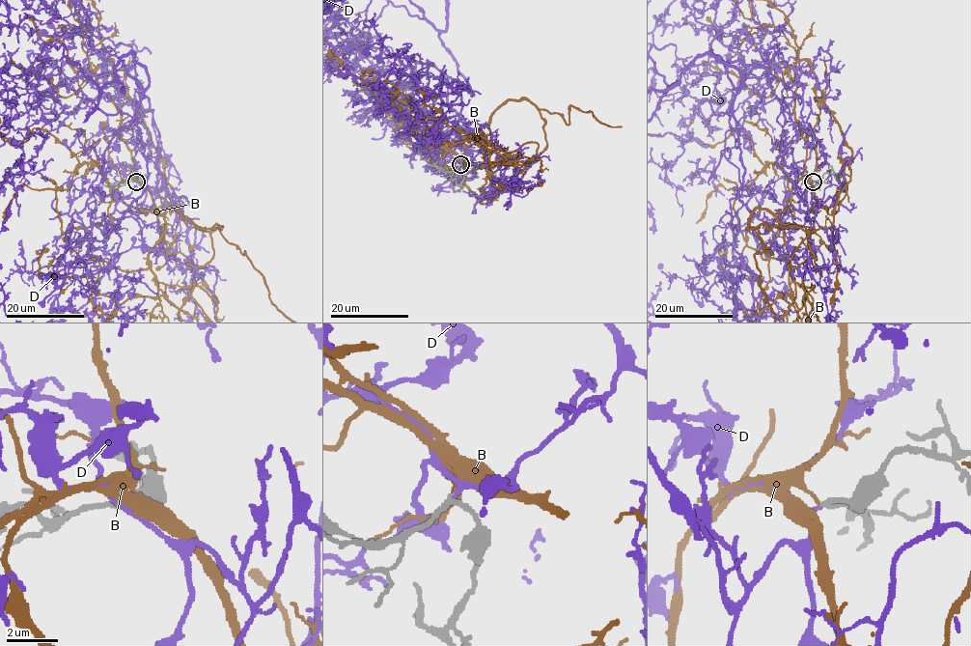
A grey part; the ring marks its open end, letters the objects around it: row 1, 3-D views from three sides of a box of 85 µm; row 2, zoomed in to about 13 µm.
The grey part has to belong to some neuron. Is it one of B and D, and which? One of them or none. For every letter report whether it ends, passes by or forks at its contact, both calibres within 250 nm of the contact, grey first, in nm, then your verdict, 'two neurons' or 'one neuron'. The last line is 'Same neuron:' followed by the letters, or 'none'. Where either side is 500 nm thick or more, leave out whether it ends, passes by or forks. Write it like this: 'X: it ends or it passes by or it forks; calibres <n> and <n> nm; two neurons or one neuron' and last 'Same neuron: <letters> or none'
B: it ends; calibres 170 and 110 nm; two neurons
D: it passes by; calibres 180 and 150 nm; one neuron
Same neuron: D

